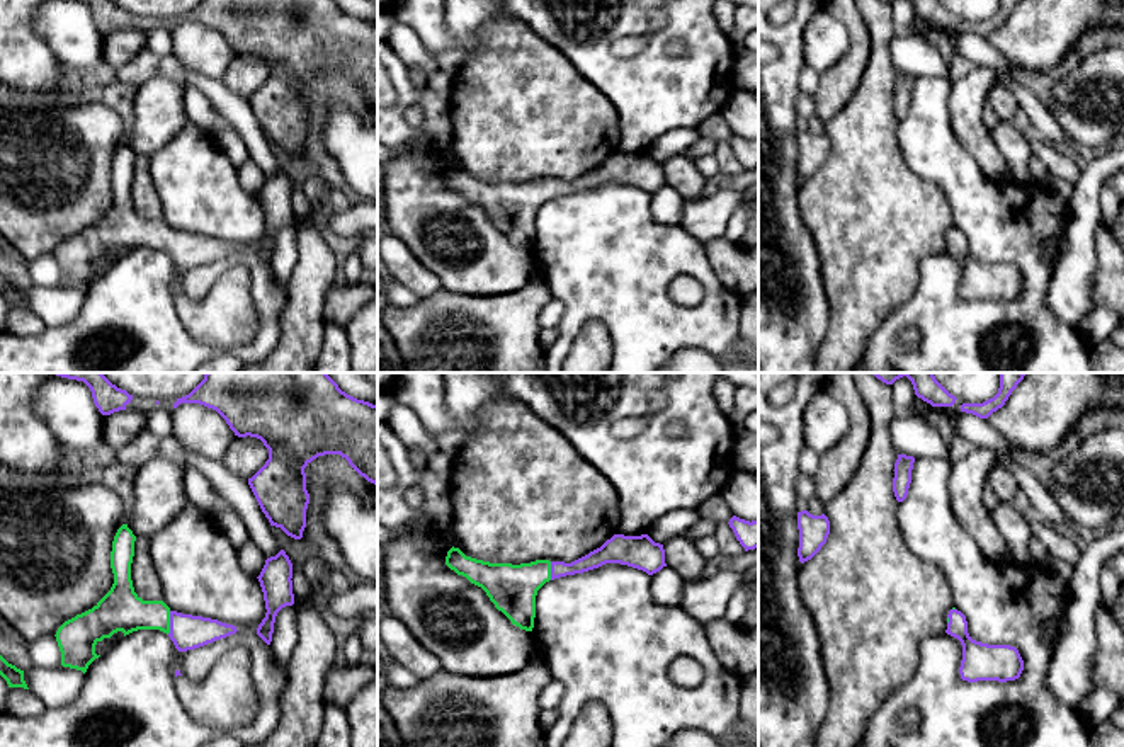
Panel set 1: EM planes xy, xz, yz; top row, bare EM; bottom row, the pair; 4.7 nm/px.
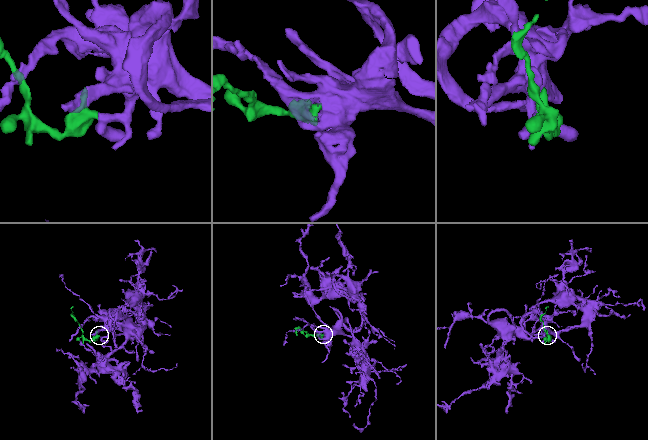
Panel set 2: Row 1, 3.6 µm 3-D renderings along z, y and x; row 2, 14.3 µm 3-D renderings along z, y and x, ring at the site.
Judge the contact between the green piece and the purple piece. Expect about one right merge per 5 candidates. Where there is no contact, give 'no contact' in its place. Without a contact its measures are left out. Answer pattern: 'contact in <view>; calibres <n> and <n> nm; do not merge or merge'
contact in xy; calibres 200 and 170 nm; merge

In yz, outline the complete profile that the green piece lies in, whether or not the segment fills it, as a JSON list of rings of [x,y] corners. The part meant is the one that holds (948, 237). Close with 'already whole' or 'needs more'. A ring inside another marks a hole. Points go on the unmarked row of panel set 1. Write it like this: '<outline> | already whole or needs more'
[[[951,228],[947,233],[947,254],[957,257],[962,264],[962,279],[959,293],[962,299],[1015,299],[1024,289],[1024,279],[1015,265],[988,264],[976,260],[968,252],[966,235]]] | needs more

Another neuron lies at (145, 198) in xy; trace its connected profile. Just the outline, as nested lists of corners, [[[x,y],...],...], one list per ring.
[[[136,157],[134,160],[131,199],[134,211],[143,220],[163,220],[163,204],[151,179],[148,157]]]

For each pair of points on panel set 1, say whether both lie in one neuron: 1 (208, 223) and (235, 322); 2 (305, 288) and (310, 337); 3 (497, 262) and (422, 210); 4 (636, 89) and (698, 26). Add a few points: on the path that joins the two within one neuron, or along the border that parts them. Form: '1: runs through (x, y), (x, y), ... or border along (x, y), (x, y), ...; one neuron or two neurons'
1: border along (250, 271), (232, 266), (201, 300), (193, 300); two neurons
2: runs through (305, 300), (305, 325); one neuron
3: runs through (478, 247), (463, 247), (437, 230); one neuron
4: runs through (658, 89), (698, 48); one neuron

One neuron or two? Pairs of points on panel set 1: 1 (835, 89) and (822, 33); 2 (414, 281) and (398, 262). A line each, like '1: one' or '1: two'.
1: two
2: one

